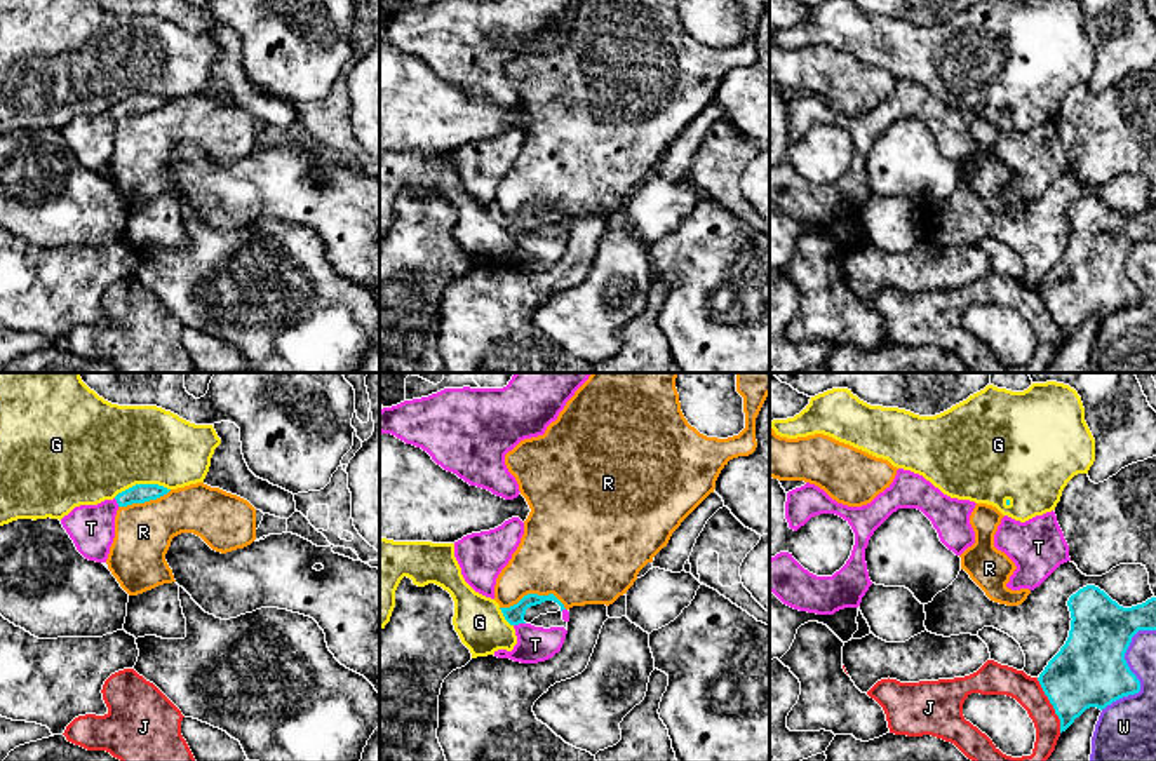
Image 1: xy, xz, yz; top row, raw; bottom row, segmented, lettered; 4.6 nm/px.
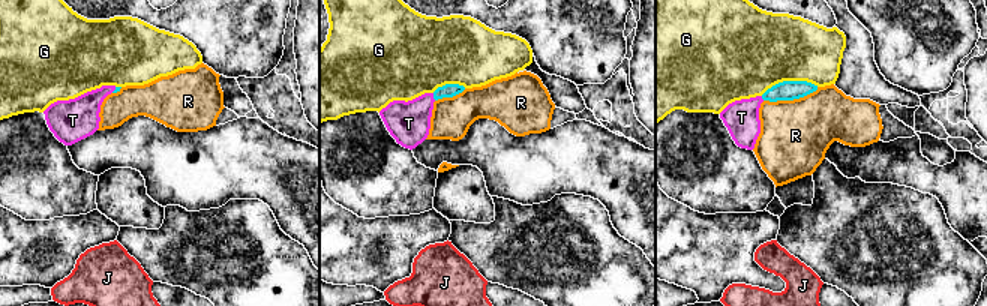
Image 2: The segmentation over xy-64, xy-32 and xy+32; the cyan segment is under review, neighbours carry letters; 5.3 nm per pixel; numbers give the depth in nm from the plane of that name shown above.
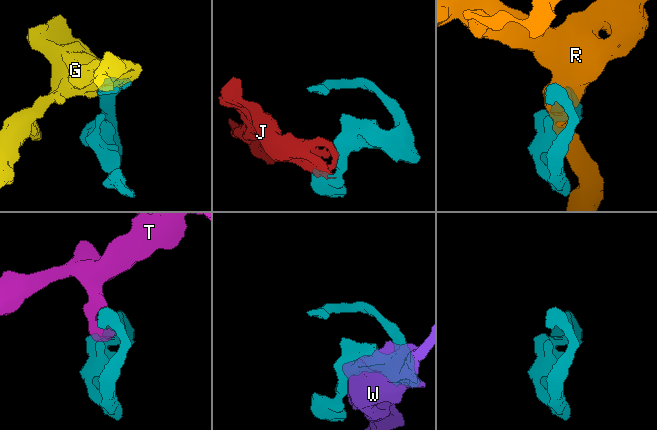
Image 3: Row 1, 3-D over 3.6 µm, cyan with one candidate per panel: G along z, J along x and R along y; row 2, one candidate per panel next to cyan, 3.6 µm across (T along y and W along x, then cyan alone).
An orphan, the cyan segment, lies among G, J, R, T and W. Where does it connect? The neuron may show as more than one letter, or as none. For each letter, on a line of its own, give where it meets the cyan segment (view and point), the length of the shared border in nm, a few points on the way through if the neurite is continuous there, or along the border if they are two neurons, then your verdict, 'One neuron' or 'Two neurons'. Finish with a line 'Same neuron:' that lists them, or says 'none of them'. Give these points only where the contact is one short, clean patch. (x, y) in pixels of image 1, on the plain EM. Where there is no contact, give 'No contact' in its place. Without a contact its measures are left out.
G: Touches cyan at xy (141, 94). Shared border 260 nm. Two neurons
J: Touches cyan at yz (1052, 314). Shared border 280 nm. Two neurons
R: Touches cyan at xz (533, 204). Shared border 320 nm. Two neurons
T: Touches cyan at xz (519, 232). Shared border 60 nm. One neuron
W: Touches cyan at yz (1132, 282). Shared border 460 nm. Two neurons
Same neuron: T

